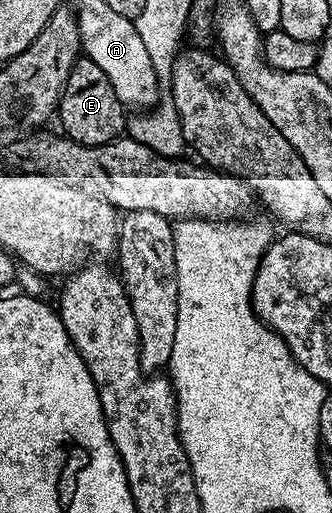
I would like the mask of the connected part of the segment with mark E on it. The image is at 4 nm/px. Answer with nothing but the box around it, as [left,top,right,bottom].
[58,58,126,148]

